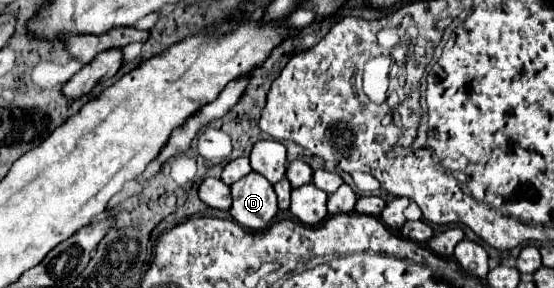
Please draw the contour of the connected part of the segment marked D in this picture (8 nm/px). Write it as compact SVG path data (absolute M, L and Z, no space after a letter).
M255 171L233 183L231 195L231 215L247 229L265 229L279 211L273 185Z

